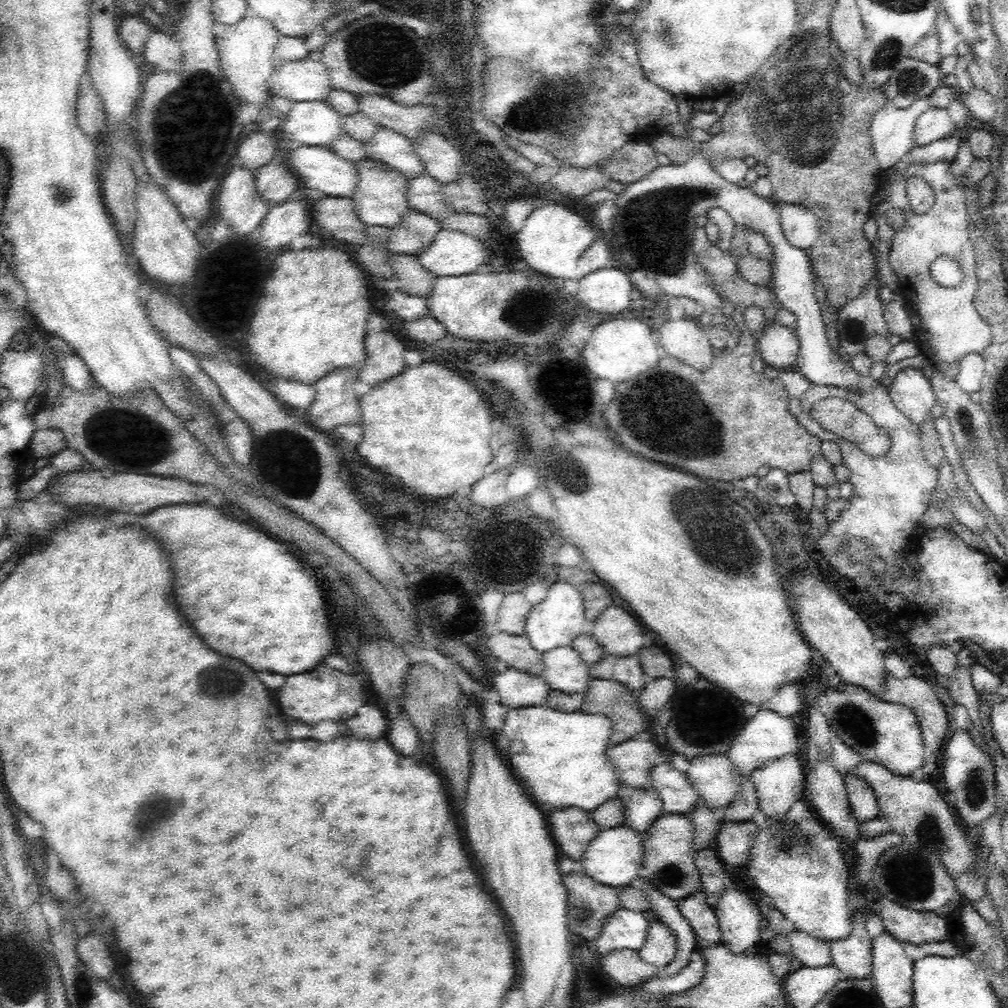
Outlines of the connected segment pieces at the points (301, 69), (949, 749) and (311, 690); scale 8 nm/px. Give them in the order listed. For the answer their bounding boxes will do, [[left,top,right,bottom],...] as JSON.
[[270,52,332,102],[944,730,996,826],[276,666,366,724]]

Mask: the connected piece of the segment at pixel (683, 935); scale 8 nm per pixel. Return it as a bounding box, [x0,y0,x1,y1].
[644,882,698,976]

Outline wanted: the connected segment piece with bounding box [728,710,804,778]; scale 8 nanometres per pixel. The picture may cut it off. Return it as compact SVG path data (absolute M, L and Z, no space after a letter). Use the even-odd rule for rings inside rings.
M760 710L754 718L750 718L746 722L746 726L734 738L734 742L732 742L730 750L728 750L728 758L736 764L738 772L744 778L748 778L754 770L770 764L776 758L782 758L782 756L788 756L788 754L802 756L802 752L804 752L804 748L798 746L798 730L796 730L794 722L790 718L778 716L776 712Z

